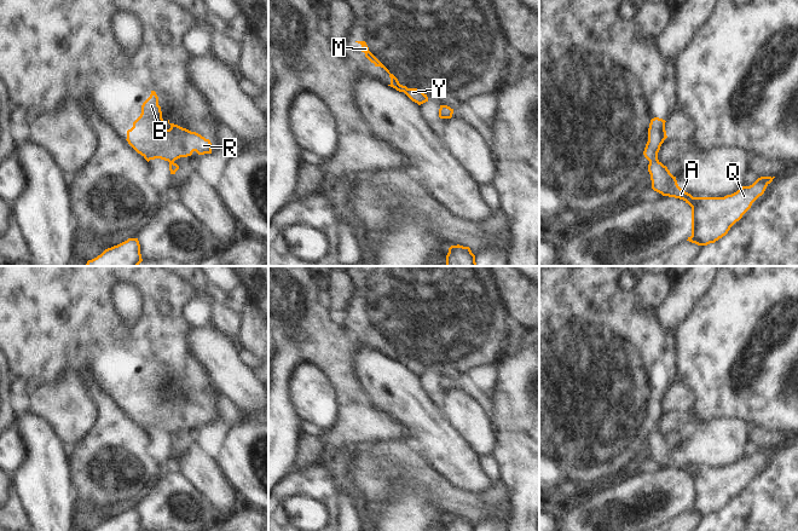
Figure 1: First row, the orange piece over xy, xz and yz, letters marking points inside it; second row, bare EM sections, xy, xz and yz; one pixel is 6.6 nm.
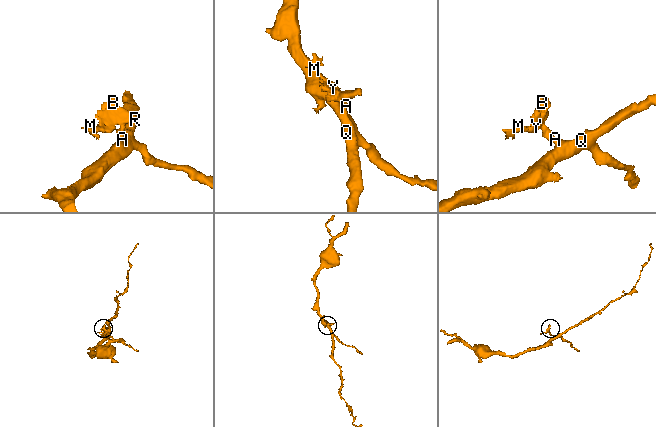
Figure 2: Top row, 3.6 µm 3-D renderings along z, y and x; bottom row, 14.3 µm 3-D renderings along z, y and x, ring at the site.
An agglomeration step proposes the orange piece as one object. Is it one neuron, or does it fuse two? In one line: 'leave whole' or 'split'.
split

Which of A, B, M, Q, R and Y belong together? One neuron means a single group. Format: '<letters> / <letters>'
A Q / B M R Y

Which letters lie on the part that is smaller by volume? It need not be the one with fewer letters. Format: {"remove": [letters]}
{"remove": ["B", "M", "R", "Y"]}

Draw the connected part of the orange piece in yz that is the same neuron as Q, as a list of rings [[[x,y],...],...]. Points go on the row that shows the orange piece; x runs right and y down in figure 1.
[[[654,158],[648,165],[650,174],[652,189],[663,196],[683,200],[692,207],[692,236],[687,241],[698,246],[707,246],[715,243],[728,233],[730,227],[739,221],[742,215],[751,208],[752,203],[764,194],[767,186],[775,177],[761,177],[752,185],[742,186],[740,190],[724,197],[693,197],[690,194],[682,190],[666,166],[658,158]]]

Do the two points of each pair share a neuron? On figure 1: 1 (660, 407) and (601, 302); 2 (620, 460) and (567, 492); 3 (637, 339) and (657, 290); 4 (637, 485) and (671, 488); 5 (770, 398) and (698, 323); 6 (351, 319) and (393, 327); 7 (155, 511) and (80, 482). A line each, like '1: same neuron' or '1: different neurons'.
1: same neuron
2: same neuron
3: same neuron
4: same neuron
5: same neuron
6: same neuron
7: different neurons

